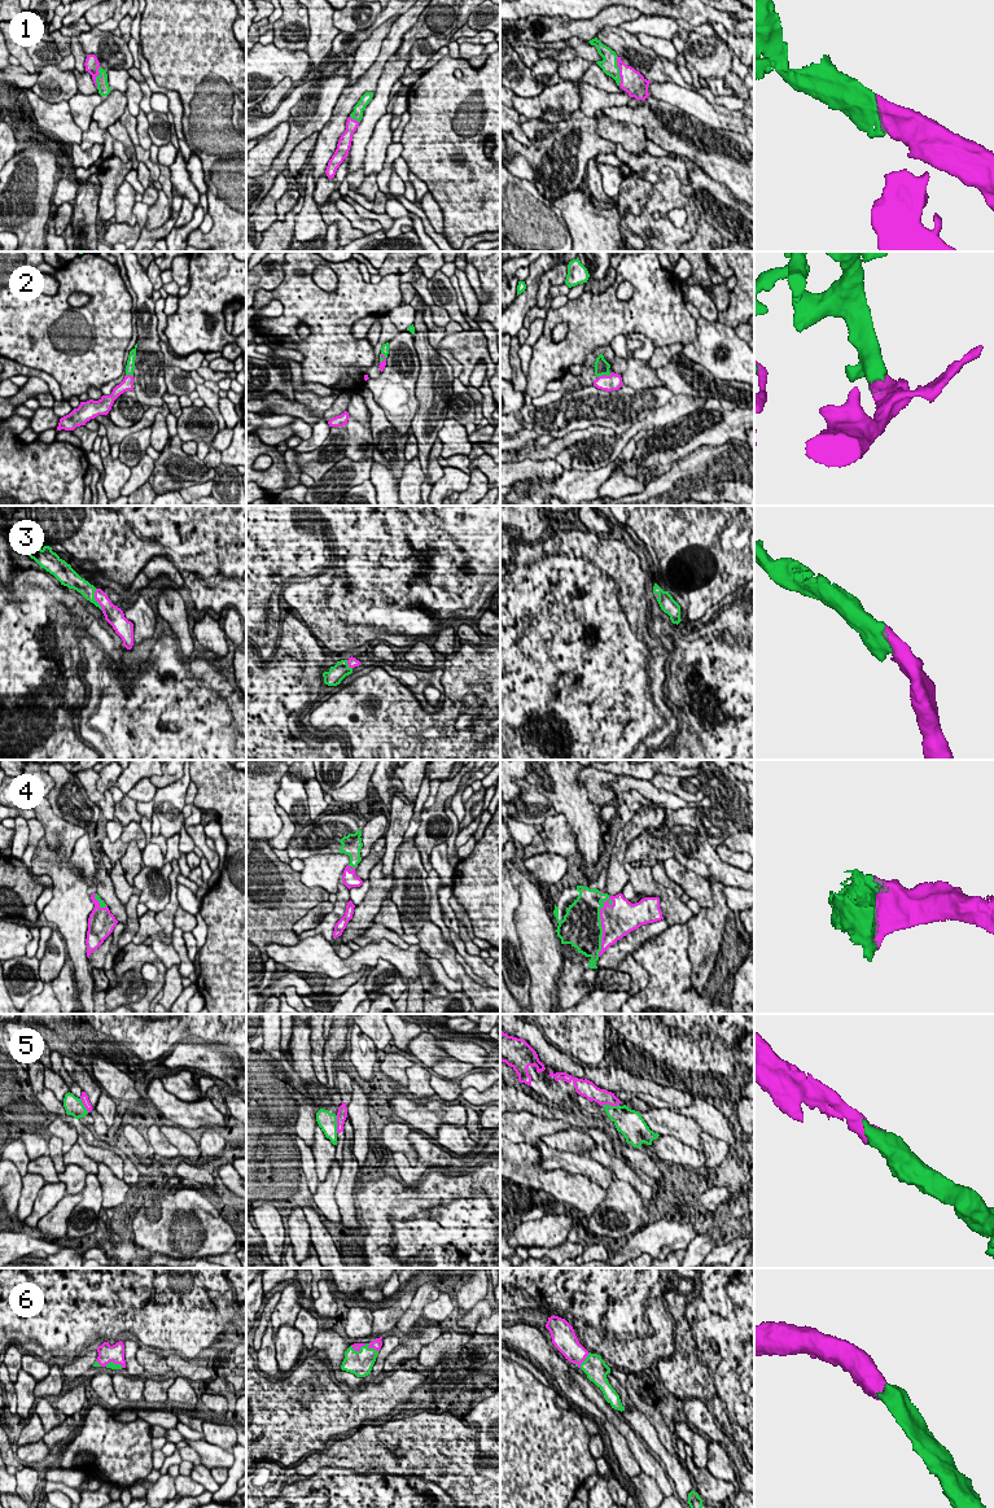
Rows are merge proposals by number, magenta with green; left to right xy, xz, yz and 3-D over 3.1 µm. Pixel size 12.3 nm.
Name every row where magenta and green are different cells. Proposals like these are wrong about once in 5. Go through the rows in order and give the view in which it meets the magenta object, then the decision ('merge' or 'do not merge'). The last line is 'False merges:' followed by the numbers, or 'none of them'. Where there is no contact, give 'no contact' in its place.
1: meets magenta in yz; merge
2: meets magenta in yz; merge
3: meets magenta in xy; merge
4: meets magenta in yz; merge
5: meets magenta in xz; do not merge
6: meets magenta in yz; merge
False merges: 5

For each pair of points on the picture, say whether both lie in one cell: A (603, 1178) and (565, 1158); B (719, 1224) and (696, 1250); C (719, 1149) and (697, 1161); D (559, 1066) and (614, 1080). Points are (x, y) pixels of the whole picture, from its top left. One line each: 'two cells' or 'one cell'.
A: one cell
B: one cell
C: two cells
D: one cell

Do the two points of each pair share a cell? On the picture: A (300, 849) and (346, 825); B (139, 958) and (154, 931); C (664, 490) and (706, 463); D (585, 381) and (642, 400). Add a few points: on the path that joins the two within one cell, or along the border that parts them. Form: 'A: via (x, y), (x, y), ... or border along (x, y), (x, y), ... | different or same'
A: via (310, 842), (335, 833) | same
B: border along (153, 940), (147, 938), (138, 944), (131, 942) | different
C: via (674, 486), (687, 475), (696, 471) | same
D: border along (592, 384), (582, 389) | different

